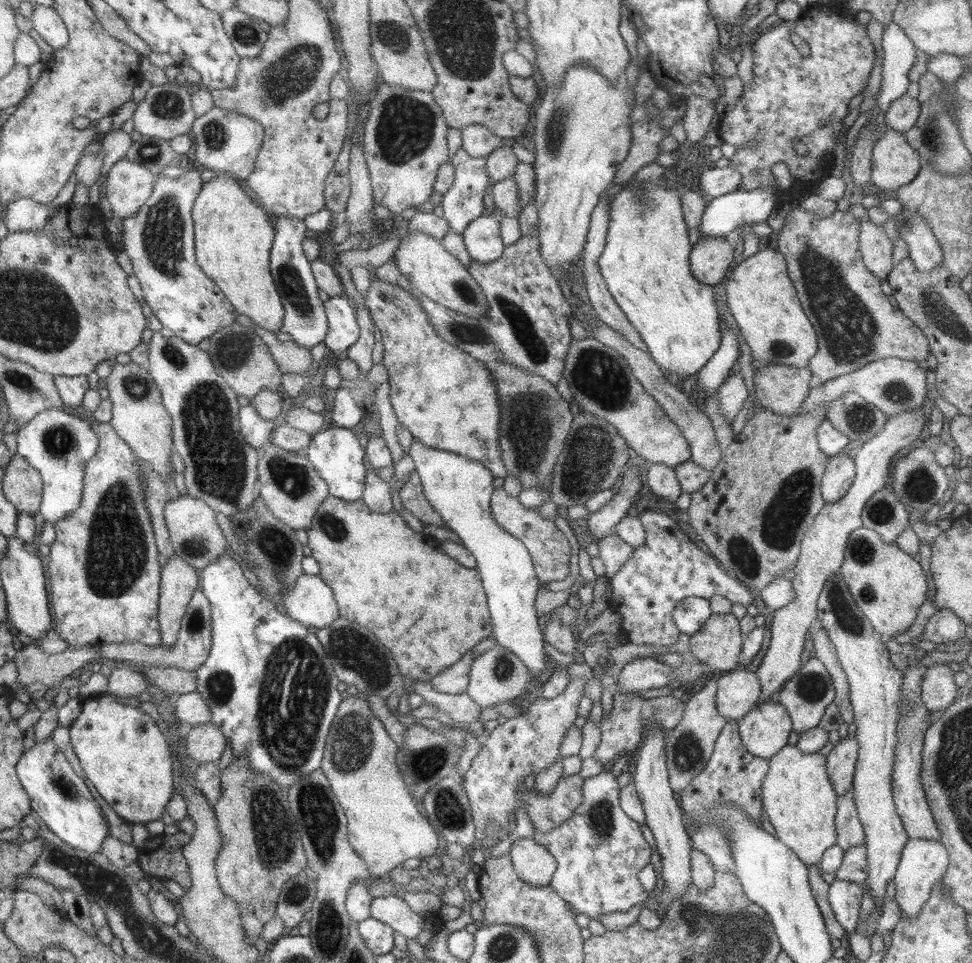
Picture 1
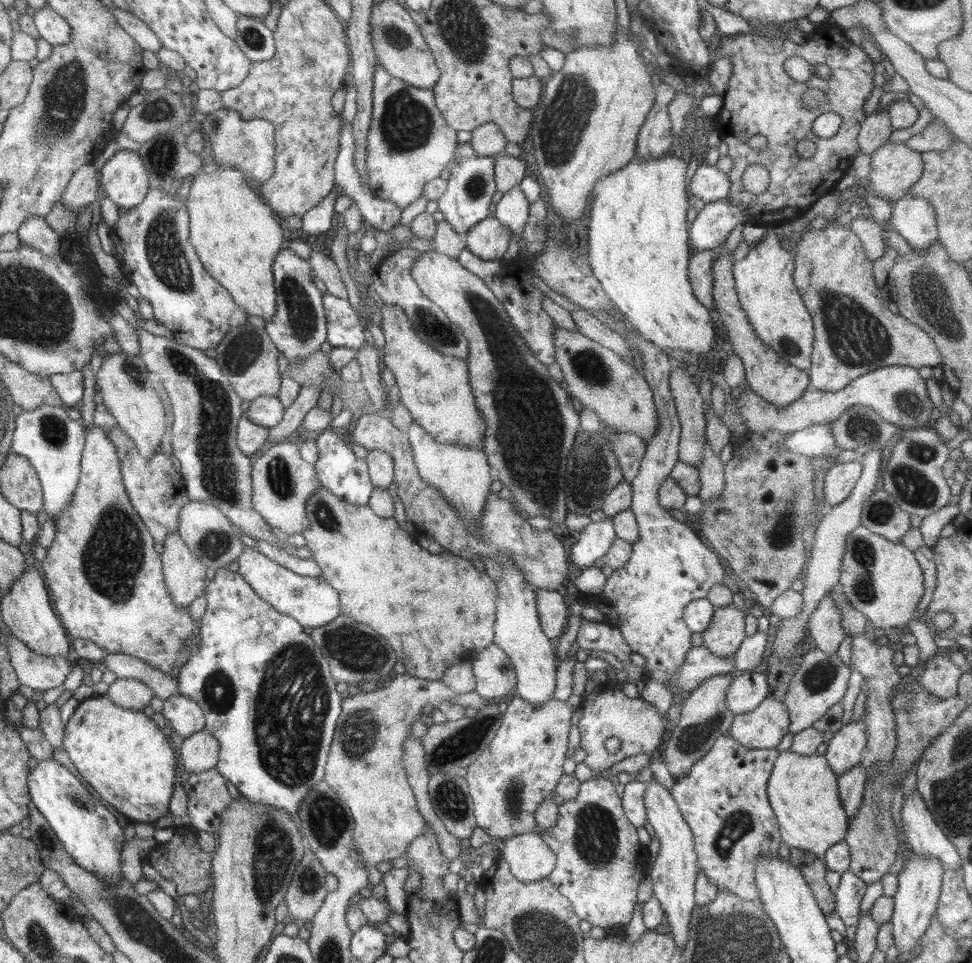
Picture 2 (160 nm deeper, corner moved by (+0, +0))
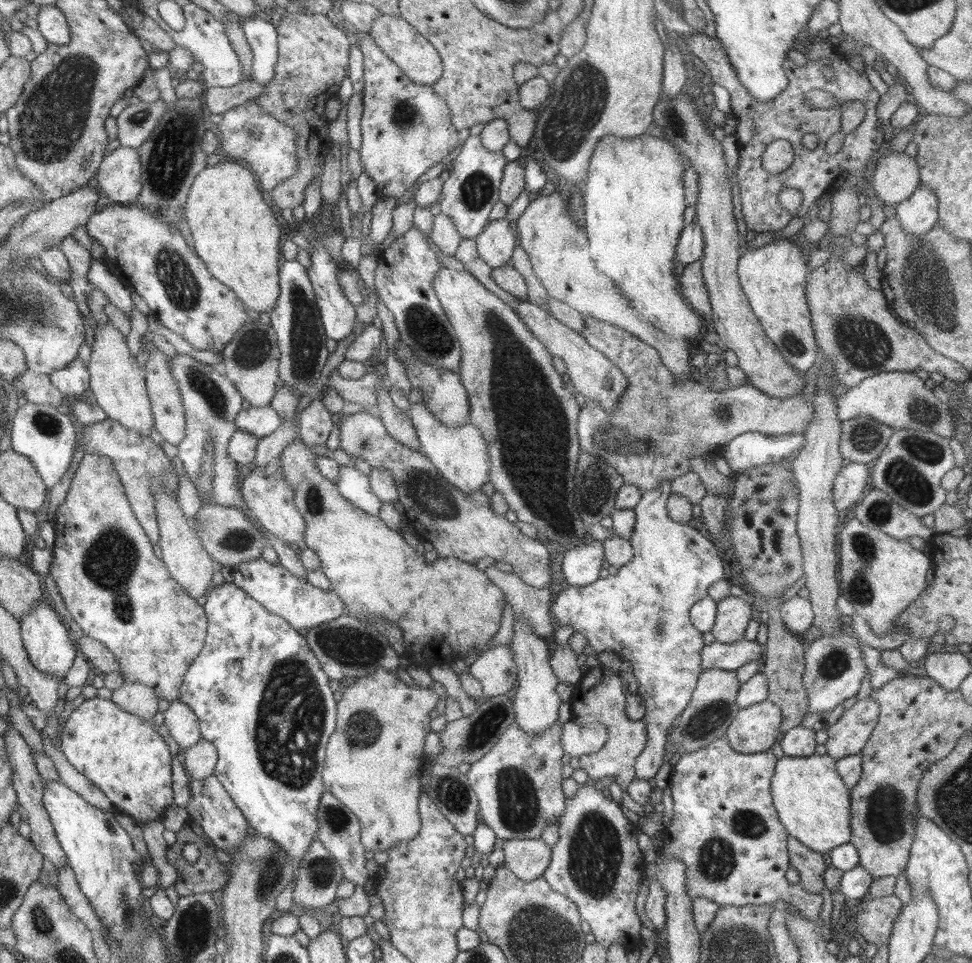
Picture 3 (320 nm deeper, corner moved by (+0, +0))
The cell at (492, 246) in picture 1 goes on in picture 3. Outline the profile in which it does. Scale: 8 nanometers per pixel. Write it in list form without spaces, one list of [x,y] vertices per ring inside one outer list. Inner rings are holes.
[[[506,218],[490,221],[476,237],[477,253],[493,269],[504,266],[512,256],[516,238]]]

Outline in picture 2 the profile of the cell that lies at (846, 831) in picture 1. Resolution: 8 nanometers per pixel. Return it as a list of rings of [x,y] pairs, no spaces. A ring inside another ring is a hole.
[[[860,764],[853,766],[849,771],[844,772],[844,774],[841,774],[837,777],[837,789],[839,792],[839,797],[842,801],[842,806],[846,811],[849,824],[851,823],[851,818],[855,817],[856,811],[860,808],[860,806],[862,806],[866,778],[867,776],[863,771],[862,765]]]

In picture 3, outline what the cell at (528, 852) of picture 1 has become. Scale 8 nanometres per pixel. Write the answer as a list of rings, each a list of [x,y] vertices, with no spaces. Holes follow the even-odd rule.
[[[510,839],[503,844],[504,866],[520,880],[540,878],[551,861],[551,846],[542,839]]]

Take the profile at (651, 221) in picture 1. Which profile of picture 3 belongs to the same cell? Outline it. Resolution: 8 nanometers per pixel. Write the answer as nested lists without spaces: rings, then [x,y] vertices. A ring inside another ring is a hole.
[[[646,132],[639,137],[623,139],[608,135],[601,138],[589,160],[582,190],[586,220],[585,232],[597,269],[614,281],[637,313],[651,325],[675,339],[694,339],[702,328],[698,313],[687,303],[679,288],[679,271],[673,260],[680,234],[685,227],[683,214],[687,207],[683,185],[685,168],[678,150],[666,139]]]

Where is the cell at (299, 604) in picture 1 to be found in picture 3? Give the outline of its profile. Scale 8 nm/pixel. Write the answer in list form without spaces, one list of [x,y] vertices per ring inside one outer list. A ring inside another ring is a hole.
[[[264,558],[242,562],[233,568],[232,583],[239,586],[248,596],[257,600],[268,612],[278,614],[287,620],[297,631],[330,622],[347,612],[342,599],[332,590],[320,590],[307,579],[292,575],[279,563],[270,564]]]

